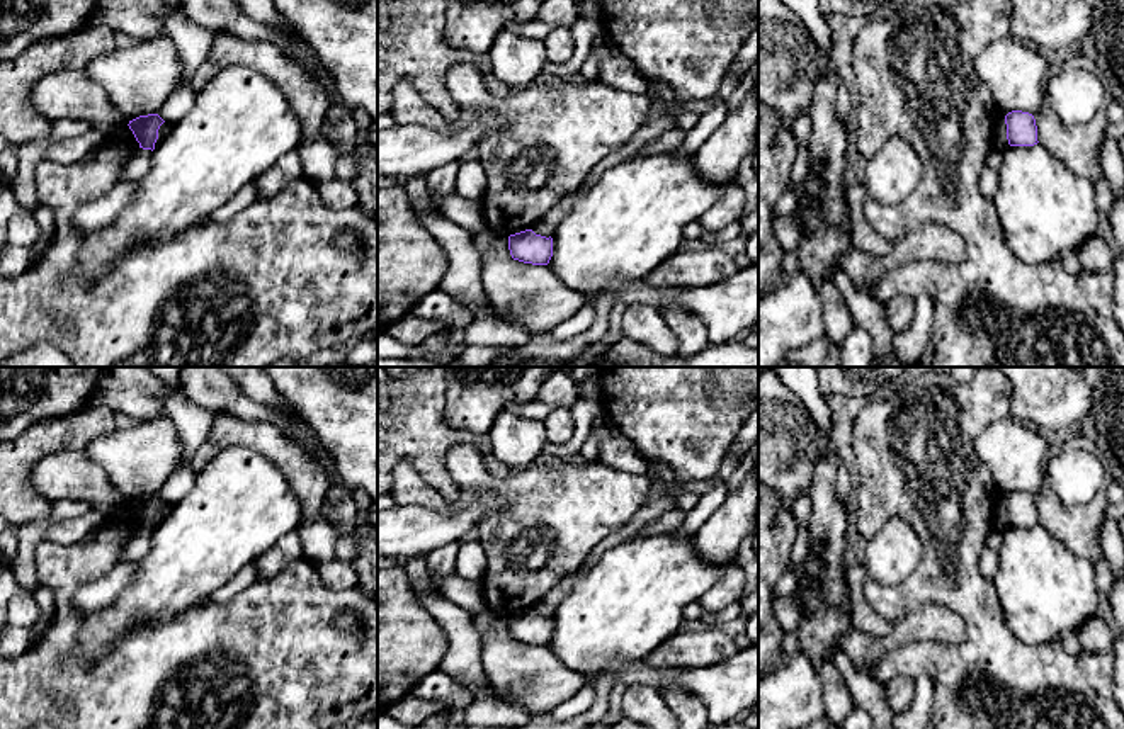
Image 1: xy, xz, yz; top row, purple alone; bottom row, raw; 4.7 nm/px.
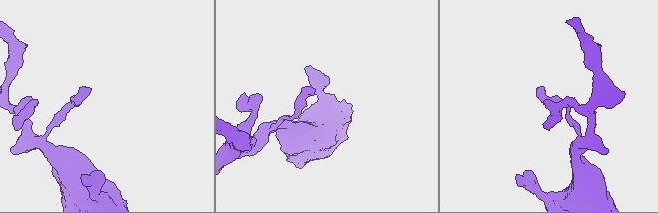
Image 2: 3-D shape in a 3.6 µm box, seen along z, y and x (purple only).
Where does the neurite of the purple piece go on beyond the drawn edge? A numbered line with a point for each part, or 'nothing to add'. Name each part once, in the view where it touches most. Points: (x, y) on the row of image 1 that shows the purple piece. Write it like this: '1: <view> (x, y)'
nothing to add

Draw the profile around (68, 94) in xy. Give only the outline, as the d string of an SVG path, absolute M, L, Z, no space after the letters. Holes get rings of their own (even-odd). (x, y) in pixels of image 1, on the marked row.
M61 70L43 76L32 87L29 104L49 121L88 122L100 138L119 136L129 124L111 104L105 90L83 70Z

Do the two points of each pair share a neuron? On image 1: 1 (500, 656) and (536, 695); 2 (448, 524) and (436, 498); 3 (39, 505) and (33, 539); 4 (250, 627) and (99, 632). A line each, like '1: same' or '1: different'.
1: same
2: different
3: different
4: different

